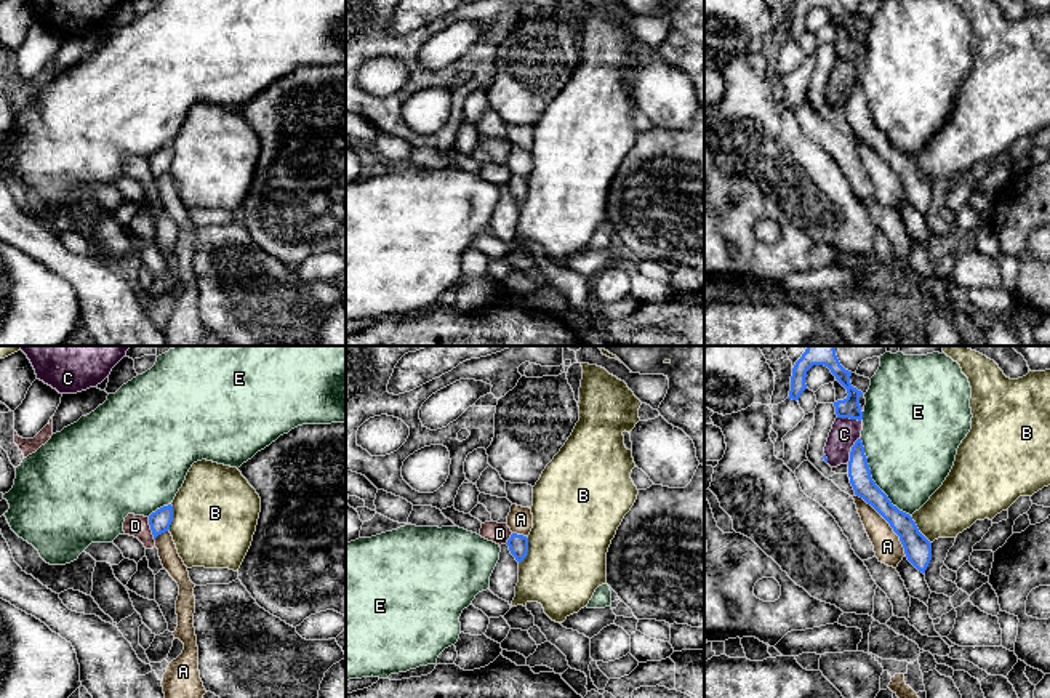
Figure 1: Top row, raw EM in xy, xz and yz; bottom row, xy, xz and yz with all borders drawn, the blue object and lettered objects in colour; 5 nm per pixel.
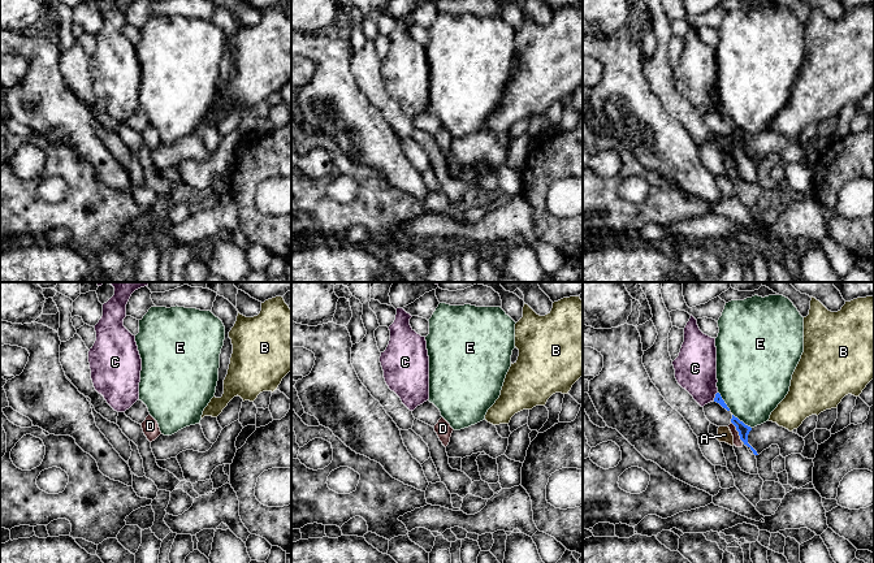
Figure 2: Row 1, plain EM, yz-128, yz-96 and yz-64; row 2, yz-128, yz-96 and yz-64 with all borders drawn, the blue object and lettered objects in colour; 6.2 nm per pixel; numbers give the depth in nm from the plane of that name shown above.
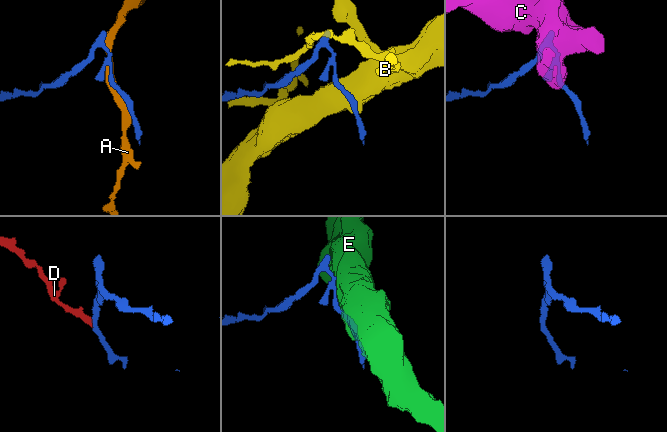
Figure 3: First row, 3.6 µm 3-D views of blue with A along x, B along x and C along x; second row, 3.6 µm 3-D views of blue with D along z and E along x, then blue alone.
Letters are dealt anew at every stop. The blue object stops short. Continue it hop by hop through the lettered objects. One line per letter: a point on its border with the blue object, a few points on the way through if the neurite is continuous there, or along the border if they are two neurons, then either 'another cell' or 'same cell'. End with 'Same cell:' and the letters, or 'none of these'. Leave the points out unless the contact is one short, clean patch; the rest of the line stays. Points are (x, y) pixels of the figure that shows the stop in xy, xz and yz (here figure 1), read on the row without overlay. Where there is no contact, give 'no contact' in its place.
A: contact yz (887, 162); another cell
B: contact xz (527, 192); another cell
C: contact yz (852, 92); another cell
D: contact xy (151, 170); border xy (148, 159), (154, 181); another cell
E: contact yz (873, 122); another cell
Same cell: none of these

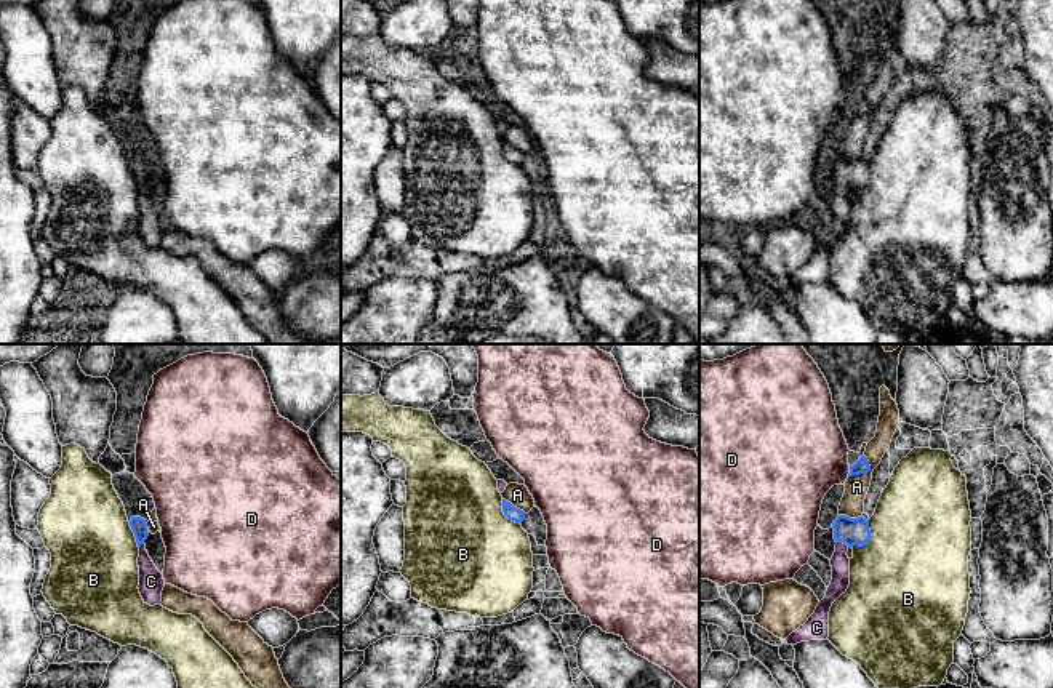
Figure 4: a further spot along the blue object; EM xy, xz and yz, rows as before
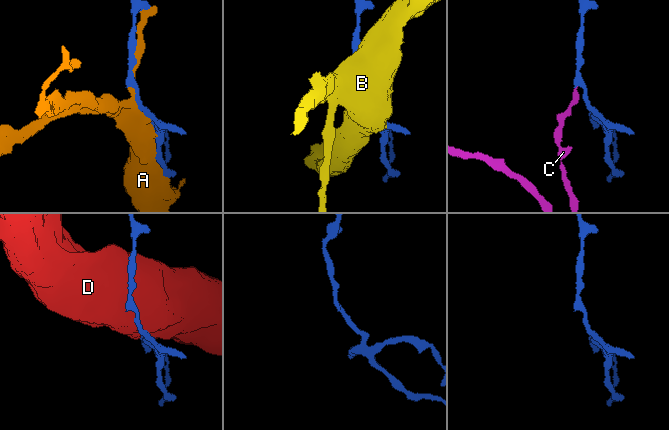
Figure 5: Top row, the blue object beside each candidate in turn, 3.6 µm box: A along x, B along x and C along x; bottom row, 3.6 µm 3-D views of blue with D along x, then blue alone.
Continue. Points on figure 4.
A: contact yz (866, 114); another cell
B: contact yz (869, 181); another cell
C: contact yz (844, 184); way yz (853, 173), (844, 184), (840, 205); same cell
D: contact yz (850, 112); another cell
Same cell: C

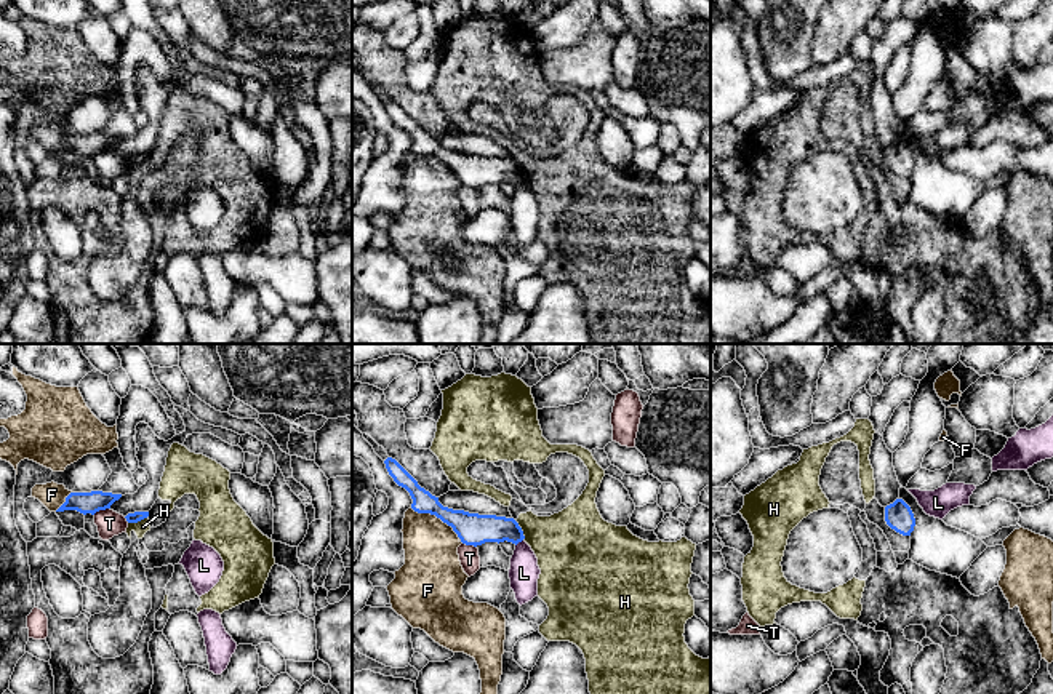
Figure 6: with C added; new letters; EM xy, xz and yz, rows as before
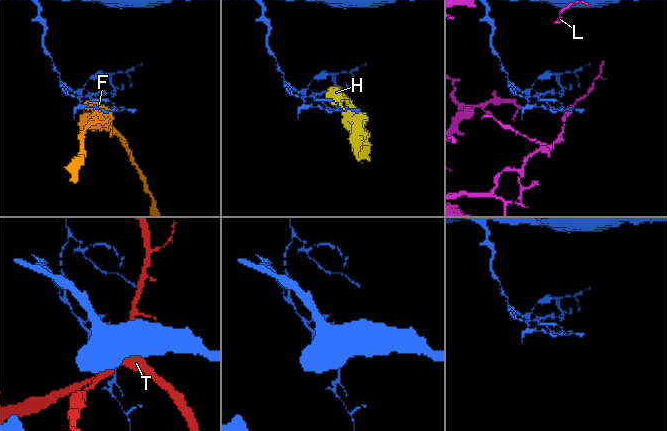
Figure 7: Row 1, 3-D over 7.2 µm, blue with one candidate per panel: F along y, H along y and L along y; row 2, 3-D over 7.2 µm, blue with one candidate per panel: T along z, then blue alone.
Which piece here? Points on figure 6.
F: contact xz (436, 157); border xz (410, 149), (418, 154), (434, 155), (460, 179); another cell
H: contact xy (138, 162); border xy (148, 157), (128, 165); another cell
L: contact xz (519, 183); another cell
T: contact xy (101, 151); another cell
Same cell: none of these

